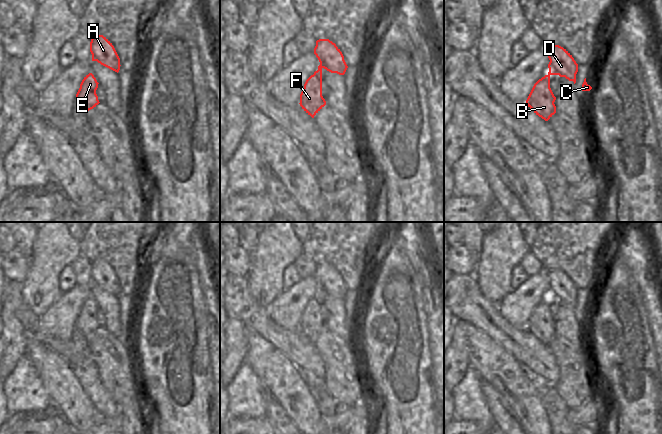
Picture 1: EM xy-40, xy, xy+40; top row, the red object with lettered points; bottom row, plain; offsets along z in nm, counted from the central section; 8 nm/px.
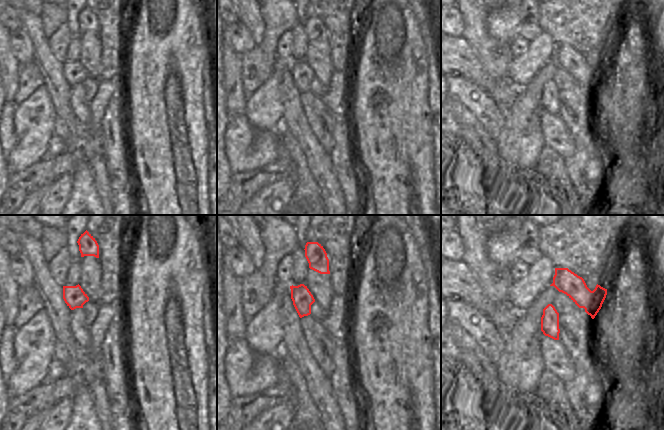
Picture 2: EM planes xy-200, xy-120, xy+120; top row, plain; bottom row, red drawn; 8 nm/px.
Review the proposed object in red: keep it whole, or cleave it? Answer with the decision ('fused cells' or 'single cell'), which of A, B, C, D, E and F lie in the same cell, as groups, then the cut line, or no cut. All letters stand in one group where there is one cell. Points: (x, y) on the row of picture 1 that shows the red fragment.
fused cells; A C D / B E F; cut in xy along (320, 62), (323, 67)

